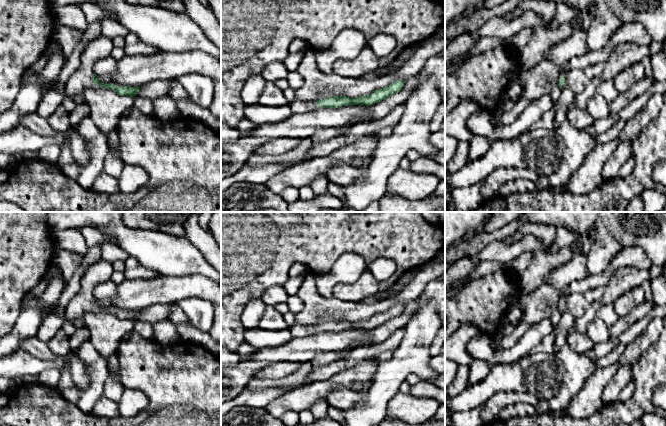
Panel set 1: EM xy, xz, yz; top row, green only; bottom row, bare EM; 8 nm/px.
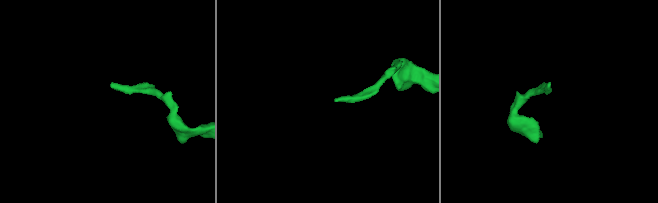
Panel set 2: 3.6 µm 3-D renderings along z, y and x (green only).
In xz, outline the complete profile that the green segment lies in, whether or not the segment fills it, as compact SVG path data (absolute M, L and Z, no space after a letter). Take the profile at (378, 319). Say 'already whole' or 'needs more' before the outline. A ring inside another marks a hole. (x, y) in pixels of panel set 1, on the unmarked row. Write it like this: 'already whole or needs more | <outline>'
needs more | M397 304L387 311L377 313L369 319L349 322L346 320L331 320L324 323L317 324L315 326L303 326L301 324L294 324L289 327L289 331L292 337L301 338L304 336L318 334L320 332L339 332L346 329L366 329L372 330L387 321L401 315L404 310L404 306Z

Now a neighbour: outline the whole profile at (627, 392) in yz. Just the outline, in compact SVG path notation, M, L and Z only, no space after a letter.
M632 379L620 392L618 400L621 402L627 402L629 401L635 392L636 389L636 383Z

